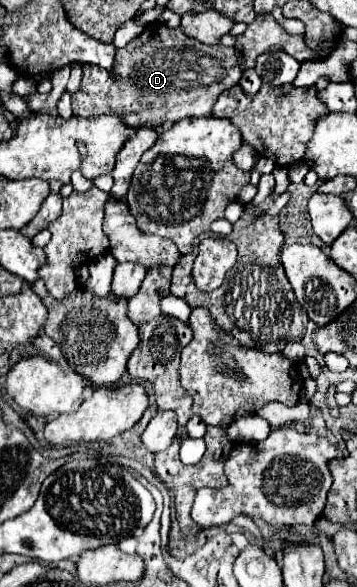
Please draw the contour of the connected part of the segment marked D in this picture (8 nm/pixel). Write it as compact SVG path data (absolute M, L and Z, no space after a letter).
M150 24L144 28L144 32L140 36L136 36L134 40L130 40L126 44L126 48L118 50L116 52L116 78L110 78L110 74L106 74L106 70L98 68L98 66L90 66L86 64L84 66L84 78L82 78L82 86L76 94L72 94L72 110L76 116L80 118L92 118L92 116L102 116L102 114L114 114L114 116L120 116L126 126L146 126L146 124L174 124L178 122L180 118L186 118L186 116L208 116L212 114L212 108L218 100L218 96L226 90L230 90L234 84L240 82L240 66L238 66L238 56L236 56L236 50L234 48L228 48L228 46L202 46L200 42L194 42L192 38L186 38L186 34L180 30L180 28L168 28L164 24Z

